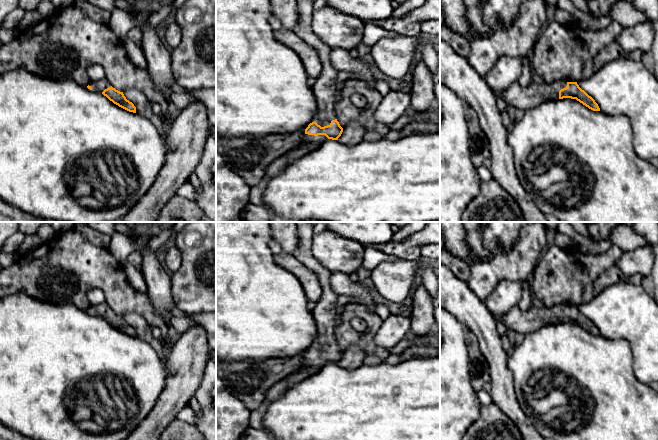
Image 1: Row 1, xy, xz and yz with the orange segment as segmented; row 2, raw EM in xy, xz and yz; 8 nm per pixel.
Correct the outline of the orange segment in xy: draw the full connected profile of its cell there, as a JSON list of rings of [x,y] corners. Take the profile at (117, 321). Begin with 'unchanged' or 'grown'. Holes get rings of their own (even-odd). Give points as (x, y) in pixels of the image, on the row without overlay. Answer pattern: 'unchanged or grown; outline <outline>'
grown; outline [[[106,303],[90,306],[87,312],[102,317],[119,331],[129,336],[136,337],[136,331],[134,328],[126,323],[123,316],[120,316],[113,312]]]

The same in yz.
grown; outline [[[519,305],[509,310],[506,314],[495,315],[497,322],[503,322],[507,329],[524,335],[539,328],[555,323],[571,322],[576,323],[593,335],[600,335],[598,328],[582,314],[577,306],[556,305],[546,308],[542,305],[529,307],[522,310]]]

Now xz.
grown; outline [[[296,223],[299,233],[299,248],[293,255],[318,276],[322,286],[320,300],[312,310],[318,337],[315,345],[305,353],[302,367],[267,390],[266,403],[277,400],[288,389],[316,374],[328,363],[338,364],[343,356],[343,352],[336,343],[336,328],[339,319],[336,307],[338,295],[333,292],[329,284],[331,272],[321,265],[312,254],[314,223]]]

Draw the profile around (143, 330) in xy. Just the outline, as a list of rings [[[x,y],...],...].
[[[127,312],[123,318],[127,324],[134,328],[137,338],[148,342],[157,351],[161,358],[167,358],[167,352],[164,345],[159,339],[152,336],[151,325],[148,324],[143,317],[134,312]]]

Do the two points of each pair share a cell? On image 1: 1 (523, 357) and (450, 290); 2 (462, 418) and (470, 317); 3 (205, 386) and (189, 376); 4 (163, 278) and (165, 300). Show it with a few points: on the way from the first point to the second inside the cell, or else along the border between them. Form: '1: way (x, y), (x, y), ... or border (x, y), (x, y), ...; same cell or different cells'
1: border (507, 356), (507, 366), (513, 379); different cells
2: border (450, 312), (465, 327); different cells
3: border (205, 368), (203, 378), (194, 395); different cells
4: way (163, 283), (163, 295); same cell

